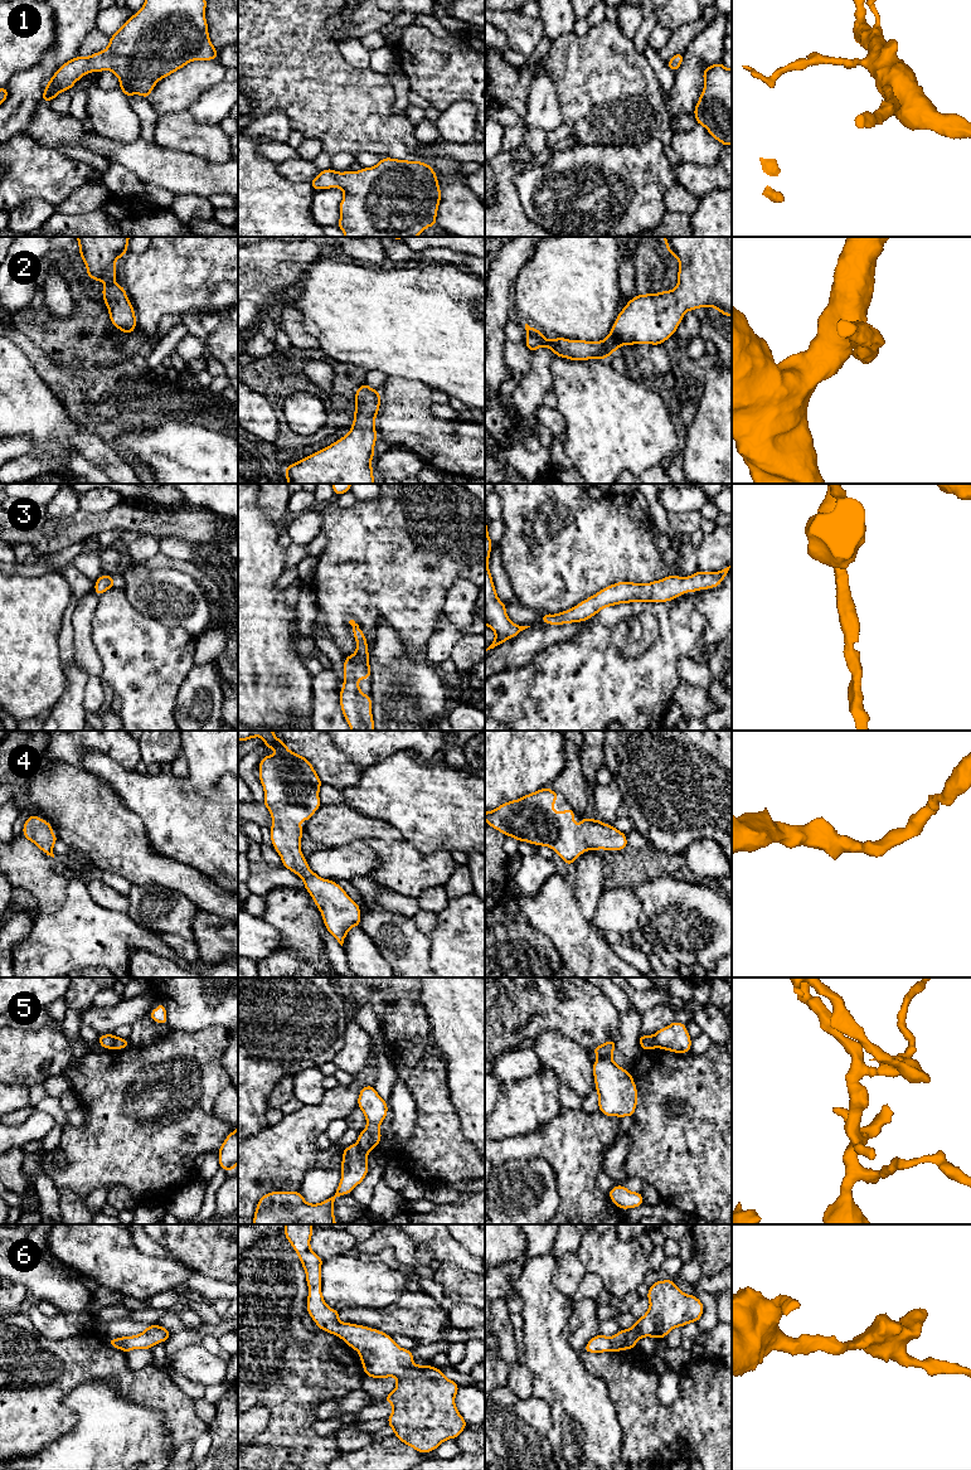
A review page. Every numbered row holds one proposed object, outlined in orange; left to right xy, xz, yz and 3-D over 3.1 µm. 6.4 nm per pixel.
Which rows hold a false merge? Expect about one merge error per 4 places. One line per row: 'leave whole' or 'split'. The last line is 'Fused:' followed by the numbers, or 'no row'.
1: leave whole
2: leave whole
3: leave whole
4: leave whole
5: split
6: leave whole
Fused: 5

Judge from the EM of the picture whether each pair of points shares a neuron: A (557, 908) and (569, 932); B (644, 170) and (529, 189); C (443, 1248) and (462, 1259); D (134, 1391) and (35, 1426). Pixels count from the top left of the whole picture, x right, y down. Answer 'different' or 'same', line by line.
A: same
B: same
C: same
D: same

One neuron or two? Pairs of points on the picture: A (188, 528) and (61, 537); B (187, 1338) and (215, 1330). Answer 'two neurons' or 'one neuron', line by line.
A: one neuron
B: one neuron

